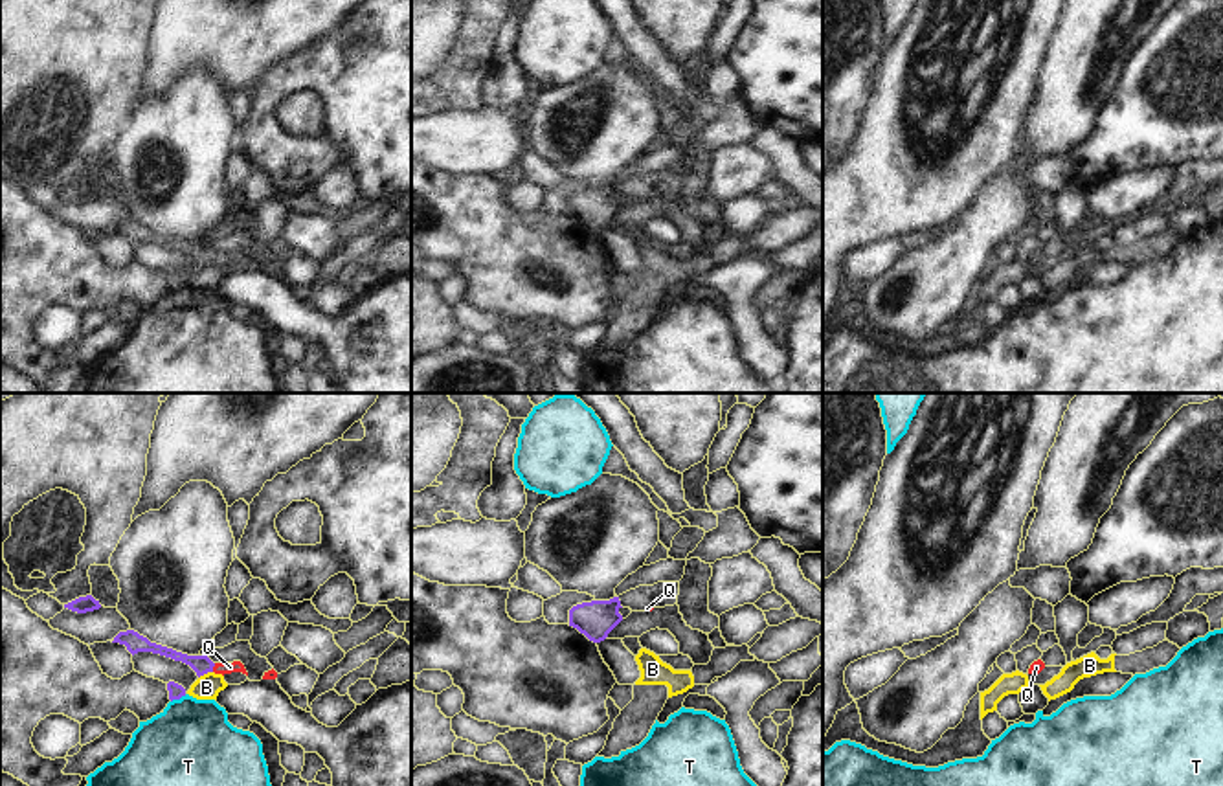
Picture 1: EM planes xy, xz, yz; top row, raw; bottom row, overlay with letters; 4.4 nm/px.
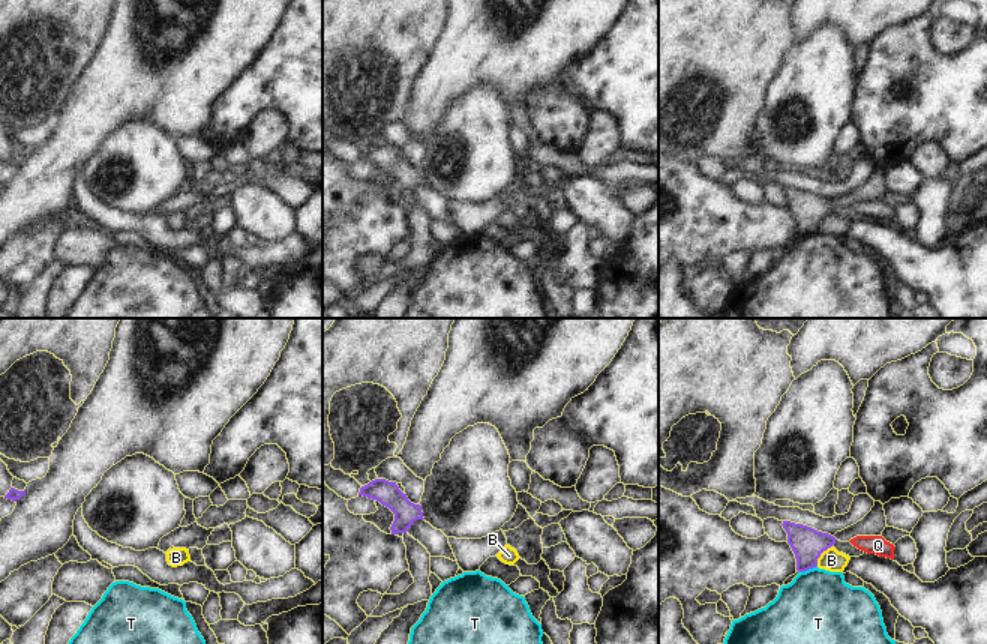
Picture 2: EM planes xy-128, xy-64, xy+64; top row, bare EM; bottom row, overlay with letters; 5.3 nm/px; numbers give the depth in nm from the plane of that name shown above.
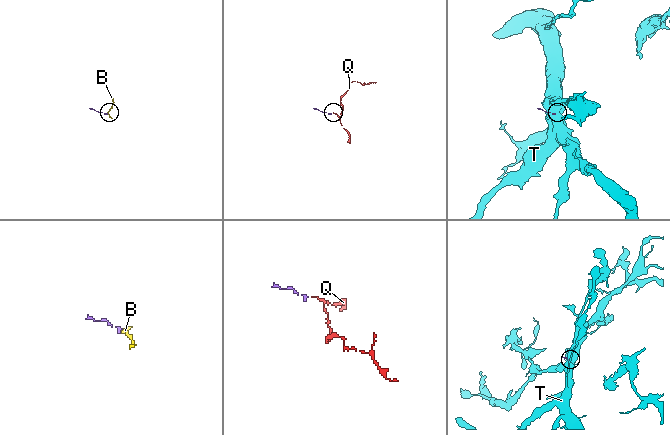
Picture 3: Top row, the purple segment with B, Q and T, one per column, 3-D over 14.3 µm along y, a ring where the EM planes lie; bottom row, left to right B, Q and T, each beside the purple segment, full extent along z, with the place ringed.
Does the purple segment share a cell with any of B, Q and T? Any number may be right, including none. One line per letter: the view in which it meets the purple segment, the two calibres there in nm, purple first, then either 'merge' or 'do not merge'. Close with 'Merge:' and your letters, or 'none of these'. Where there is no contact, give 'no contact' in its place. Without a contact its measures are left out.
B: meets purple in xy; 80 nm thick on the purple side, 110 nm on the other; do not merge
Q: meets purple in xy; 80 nm thick on the purple side, 50 nm on the other; merge
T: meets purple in xy; 70 nm thick on the purple side, 440 nm on the other; do not merge
Merge: Q

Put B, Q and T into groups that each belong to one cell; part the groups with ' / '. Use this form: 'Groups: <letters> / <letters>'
Groups: B / Q / T.

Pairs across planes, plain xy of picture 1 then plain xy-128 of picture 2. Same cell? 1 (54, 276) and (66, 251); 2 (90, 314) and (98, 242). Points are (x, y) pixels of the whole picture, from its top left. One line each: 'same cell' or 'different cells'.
1: different cells
2: same cell

